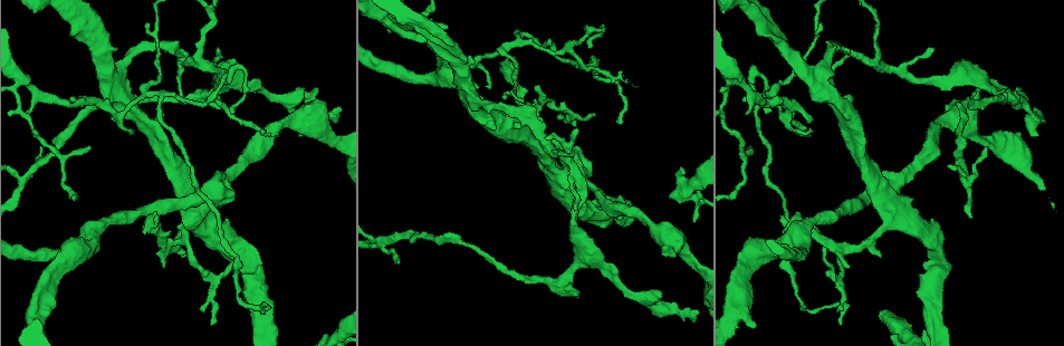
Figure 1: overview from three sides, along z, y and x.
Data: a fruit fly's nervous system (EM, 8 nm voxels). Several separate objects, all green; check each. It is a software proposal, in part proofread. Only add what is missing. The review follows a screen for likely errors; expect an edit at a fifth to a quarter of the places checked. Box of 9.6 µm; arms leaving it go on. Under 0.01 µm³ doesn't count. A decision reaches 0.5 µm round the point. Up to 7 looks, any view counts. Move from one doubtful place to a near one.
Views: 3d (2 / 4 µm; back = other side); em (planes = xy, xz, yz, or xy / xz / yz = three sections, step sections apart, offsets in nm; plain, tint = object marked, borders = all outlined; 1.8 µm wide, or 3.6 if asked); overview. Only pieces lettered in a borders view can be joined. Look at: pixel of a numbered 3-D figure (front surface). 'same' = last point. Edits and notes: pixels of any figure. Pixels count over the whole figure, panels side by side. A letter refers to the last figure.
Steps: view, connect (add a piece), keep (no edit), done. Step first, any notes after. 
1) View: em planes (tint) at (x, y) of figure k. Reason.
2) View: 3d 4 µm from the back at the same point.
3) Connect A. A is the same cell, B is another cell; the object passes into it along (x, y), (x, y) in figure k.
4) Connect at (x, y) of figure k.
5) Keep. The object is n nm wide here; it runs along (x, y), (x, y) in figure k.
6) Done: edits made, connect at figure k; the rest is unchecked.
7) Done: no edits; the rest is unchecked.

View: 3d 4 µm at (218, 47) of figure 1. Thin end.

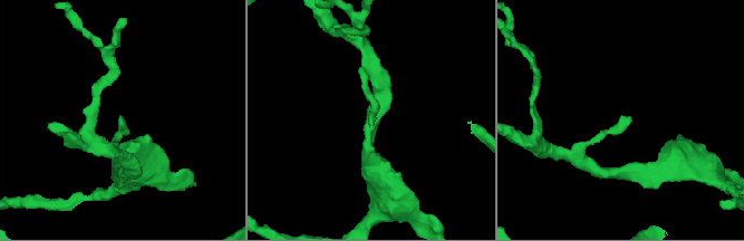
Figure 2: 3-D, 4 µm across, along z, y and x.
View: em planes (plain) at (372, 124) of figure 2.

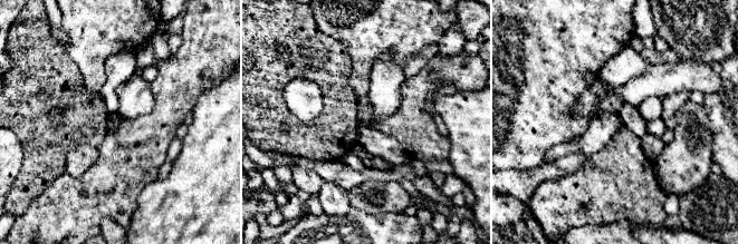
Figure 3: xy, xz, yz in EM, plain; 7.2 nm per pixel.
View: em planes (borders) at the same point.

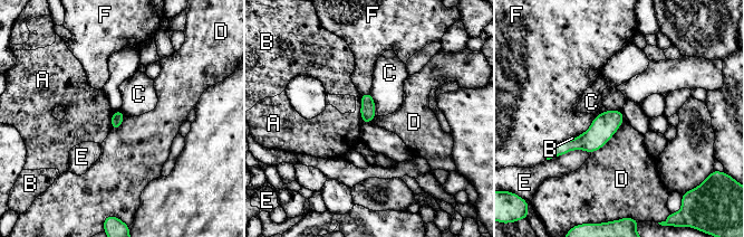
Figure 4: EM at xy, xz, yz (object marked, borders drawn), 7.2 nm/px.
Keep. A, B, C, D, E and F are other cells; it runs along (619, 113), (590, 141), (561, 150) in figure 4; none of them fits.

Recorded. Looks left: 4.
View: em xy step 8 (tint) at (753, 11) of figure 1. Abrupt turn.

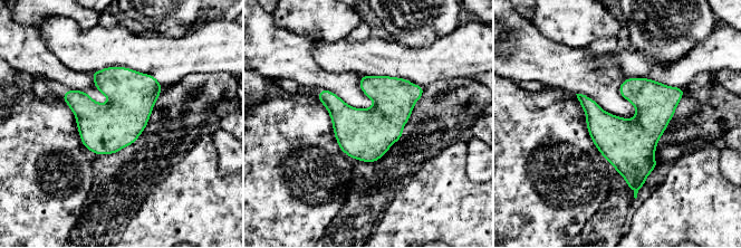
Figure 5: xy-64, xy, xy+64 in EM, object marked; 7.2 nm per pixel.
View: em planes (borders) at the same point.

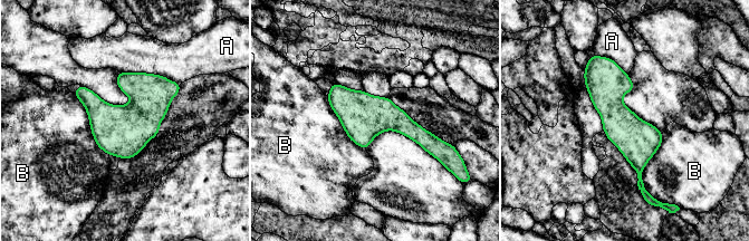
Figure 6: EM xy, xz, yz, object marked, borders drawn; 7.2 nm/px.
Keep. The object is 300 nm wide here; A and B are other cells; it runs along (591, 63), (637, 142), (640, 183) in figure 6; none of them fits.

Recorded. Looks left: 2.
View: em planes (borders) at (170, 246) of figure 1. Three arms meet.

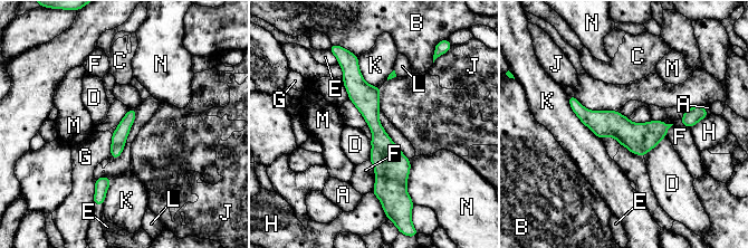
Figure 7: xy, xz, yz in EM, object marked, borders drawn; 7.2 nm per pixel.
Keep. A, B, C, D, E, F, G, H, J, K, L, M and N are other cells; no lettered piece goes on from it.

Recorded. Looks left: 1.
Done: no edits; the rest is unchecked.

